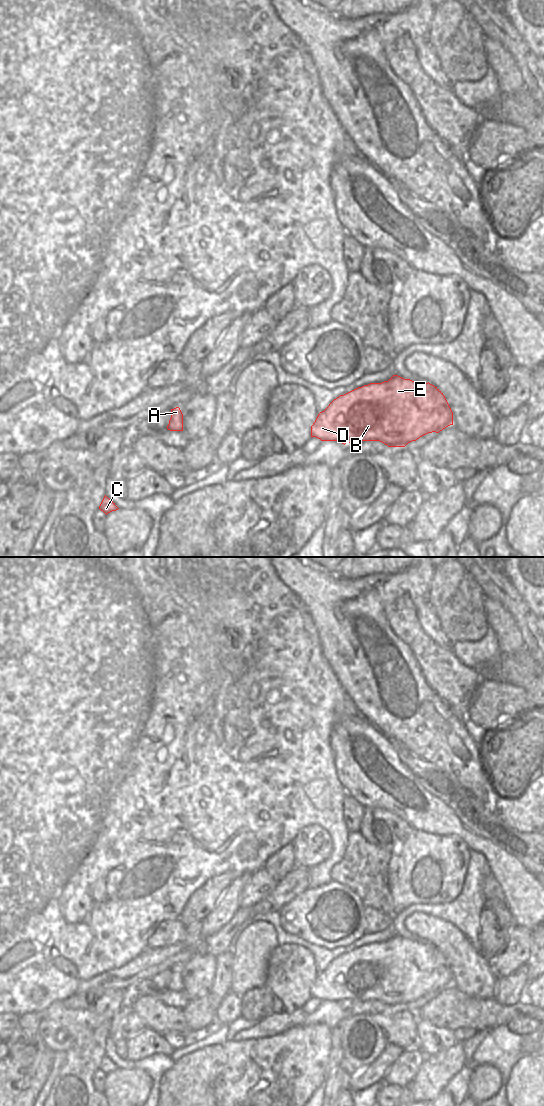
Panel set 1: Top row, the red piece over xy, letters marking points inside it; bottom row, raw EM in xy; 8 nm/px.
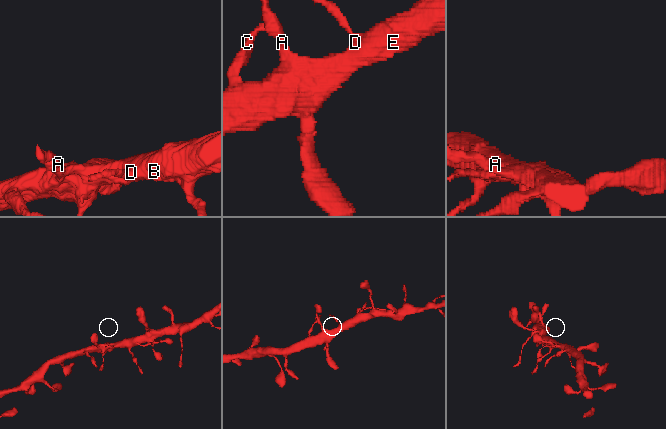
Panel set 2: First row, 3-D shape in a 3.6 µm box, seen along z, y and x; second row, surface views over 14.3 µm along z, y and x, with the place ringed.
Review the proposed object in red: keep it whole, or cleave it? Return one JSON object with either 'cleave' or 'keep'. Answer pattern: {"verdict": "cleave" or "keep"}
{"verdict": "keep"}

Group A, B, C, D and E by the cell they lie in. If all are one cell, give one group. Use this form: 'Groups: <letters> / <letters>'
Groups: A B C D E

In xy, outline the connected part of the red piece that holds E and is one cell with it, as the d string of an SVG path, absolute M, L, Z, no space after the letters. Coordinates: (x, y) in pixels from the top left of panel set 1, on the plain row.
M393 935L388 941L358 947L334 959L311 986L311 997L321 1001L380 1001L388 1007L405 1007L420 997L453 985L453 972L434 945Z

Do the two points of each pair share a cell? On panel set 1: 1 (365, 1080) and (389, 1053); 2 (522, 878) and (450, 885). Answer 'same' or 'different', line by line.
1: same
2: different

